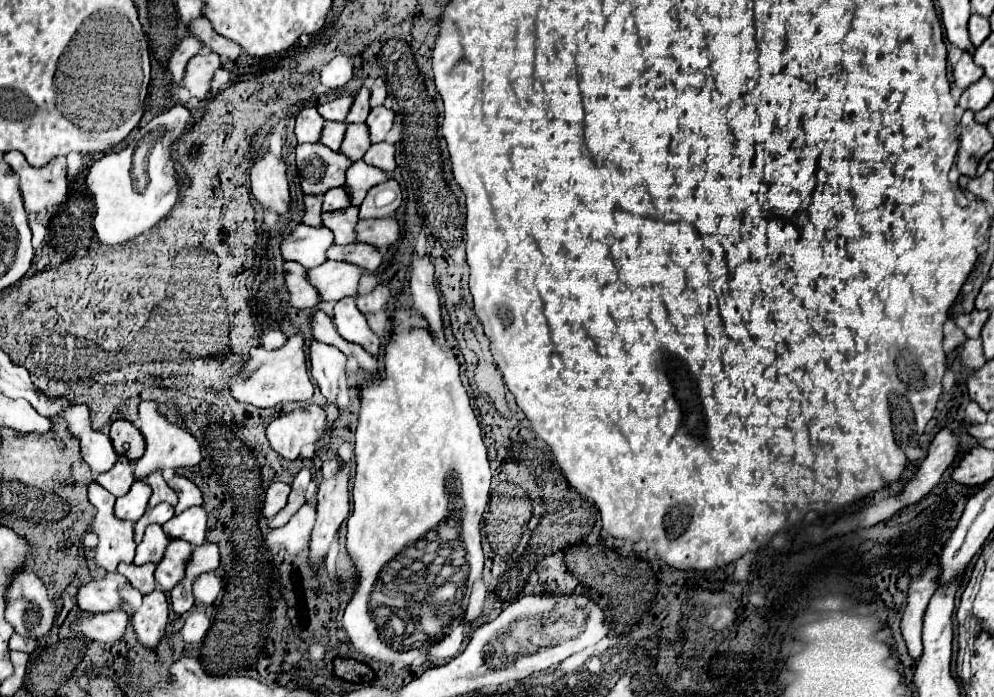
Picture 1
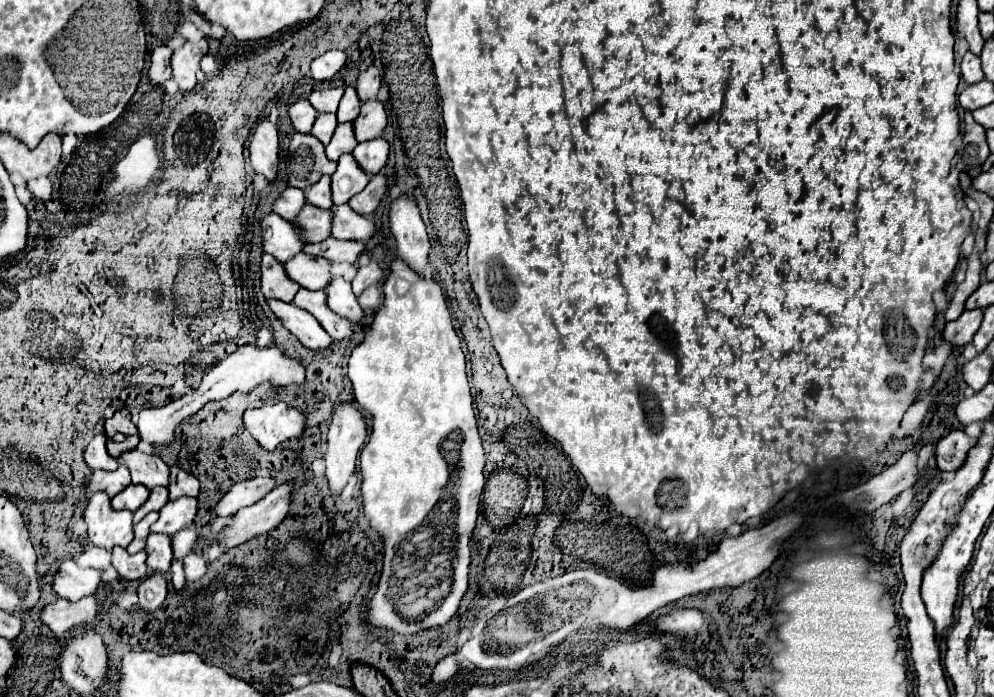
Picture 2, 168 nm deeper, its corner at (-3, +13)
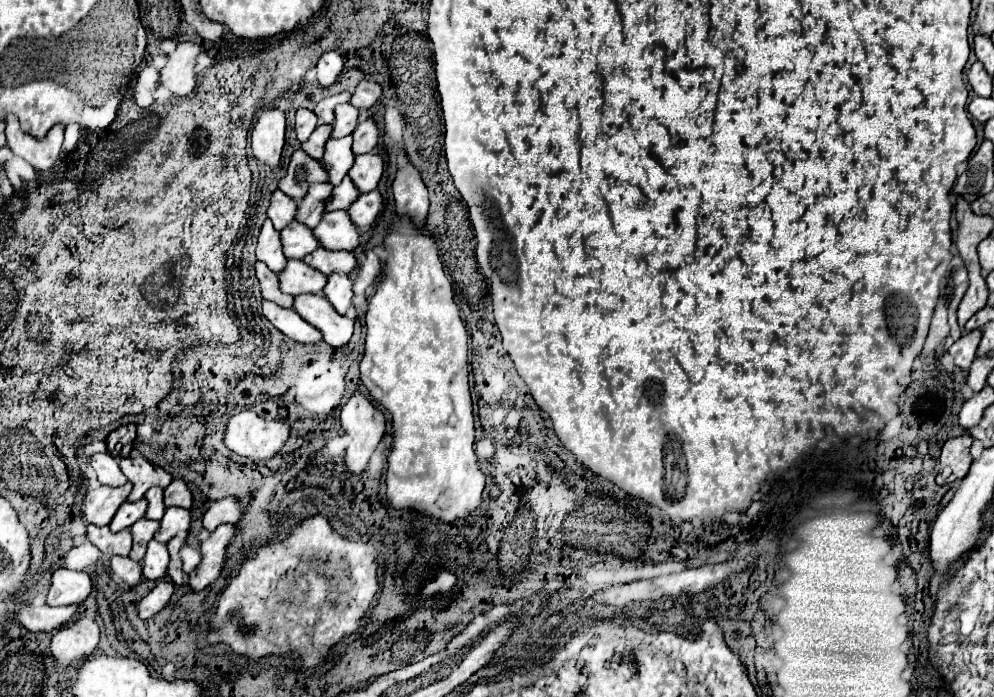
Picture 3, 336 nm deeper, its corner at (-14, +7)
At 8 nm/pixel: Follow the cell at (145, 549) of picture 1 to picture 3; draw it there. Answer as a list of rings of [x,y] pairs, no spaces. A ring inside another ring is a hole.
[[[142,518],[142,520],[138,520],[136,524],[130,526],[132,536],[134,536],[134,546],[132,546],[132,552],[130,552],[130,558],[132,558],[132,560],[140,562],[140,560],[144,558],[146,546],[148,546],[148,542],[154,538],[154,534],[158,532],[158,528],[160,528],[160,522],[156,522],[156,520],[146,520],[146,518]]]

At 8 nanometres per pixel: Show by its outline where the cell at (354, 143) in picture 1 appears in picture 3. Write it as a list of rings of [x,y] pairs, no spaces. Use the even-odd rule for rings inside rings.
[[[352,136],[344,138],[332,138],[326,144],[326,152],[322,158],[322,164],[330,172],[330,184],[340,184],[340,180],[348,174],[348,170],[354,164],[354,152],[352,152]]]

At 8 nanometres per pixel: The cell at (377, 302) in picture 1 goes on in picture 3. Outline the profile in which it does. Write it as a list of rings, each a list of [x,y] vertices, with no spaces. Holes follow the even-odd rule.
[[[368,250],[366,252],[366,260],[358,268],[358,278],[354,282],[354,294],[364,294],[364,290],[368,286],[372,286],[380,276],[382,276],[380,258],[372,250]]]

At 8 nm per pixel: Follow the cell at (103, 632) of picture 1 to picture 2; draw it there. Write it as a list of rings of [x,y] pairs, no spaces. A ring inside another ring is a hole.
[[[87,596],[79,602],[55,598],[51,604],[47,604],[39,612],[39,618],[55,634],[65,634],[73,628],[78,628],[78,631],[83,632],[84,626],[91,626],[95,622],[97,608],[99,608],[99,600],[95,596]]]

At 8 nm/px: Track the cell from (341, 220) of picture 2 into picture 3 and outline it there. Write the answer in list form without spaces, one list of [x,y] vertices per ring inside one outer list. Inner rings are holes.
[[[346,210],[326,212],[314,232],[320,244],[328,250],[354,250],[360,246],[360,230],[350,220]]]

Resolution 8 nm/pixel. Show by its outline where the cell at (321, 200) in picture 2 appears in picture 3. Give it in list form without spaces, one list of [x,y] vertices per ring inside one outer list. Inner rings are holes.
[[[322,182],[322,184],[312,184],[312,188],[308,190],[308,196],[304,196],[298,202],[298,212],[296,212],[296,220],[308,224],[310,228],[316,228],[322,220],[322,216],[326,214],[326,202],[332,196],[332,184],[330,182]]]

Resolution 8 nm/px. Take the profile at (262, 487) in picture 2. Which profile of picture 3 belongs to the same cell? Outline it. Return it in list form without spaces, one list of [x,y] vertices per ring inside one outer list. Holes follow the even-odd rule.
[[[222,498],[222,500],[216,500],[210,504],[208,512],[204,514],[204,528],[214,532],[220,524],[226,524],[226,522],[240,522],[242,518],[246,516],[246,510],[242,508],[240,500],[238,498]]]

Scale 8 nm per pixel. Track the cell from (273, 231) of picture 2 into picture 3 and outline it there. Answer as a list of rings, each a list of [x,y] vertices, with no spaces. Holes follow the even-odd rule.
[[[264,220],[264,226],[258,236],[258,248],[256,258],[264,262],[272,272],[282,272],[288,258],[284,256],[282,244],[280,244],[280,232],[272,226],[272,220]]]

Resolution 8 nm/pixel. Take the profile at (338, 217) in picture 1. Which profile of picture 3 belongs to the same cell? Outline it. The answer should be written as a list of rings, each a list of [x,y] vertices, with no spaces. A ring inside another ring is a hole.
[[[292,220],[292,224],[288,224],[288,228],[280,232],[280,238],[284,244],[284,252],[290,258],[304,258],[306,254],[320,248],[320,242],[314,236],[312,228],[308,228],[306,224],[298,220]]]

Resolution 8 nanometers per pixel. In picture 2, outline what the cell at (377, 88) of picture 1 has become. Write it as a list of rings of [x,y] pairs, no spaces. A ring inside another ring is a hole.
[[[369,66],[365,72],[359,74],[357,84],[355,84],[355,90],[357,90],[357,96],[361,100],[369,100],[369,98],[375,98],[377,96],[379,86],[381,86],[379,70],[375,66]]]

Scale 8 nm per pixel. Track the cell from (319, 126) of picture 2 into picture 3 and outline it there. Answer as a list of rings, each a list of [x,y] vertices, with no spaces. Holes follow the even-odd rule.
[[[320,124],[320,126],[312,132],[312,136],[302,144],[302,148],[304,148],[310,156],[314,156],[316,160],[320,160],[320,158],[324,156],[324,148],[326,148],[326,142],[328,142],[332,130],[334,130],[332,124]]]

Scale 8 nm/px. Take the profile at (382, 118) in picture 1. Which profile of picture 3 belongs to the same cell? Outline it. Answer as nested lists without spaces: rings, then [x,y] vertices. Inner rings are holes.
[[[364,118],[356,130],[354,130],[354,144],[352,144],[352,150],[354,154],[366,154],[366,152],[372,152],[378,144],[378,138],[380,138],[380,130],[378,130],[378,122],[374,118]]]

